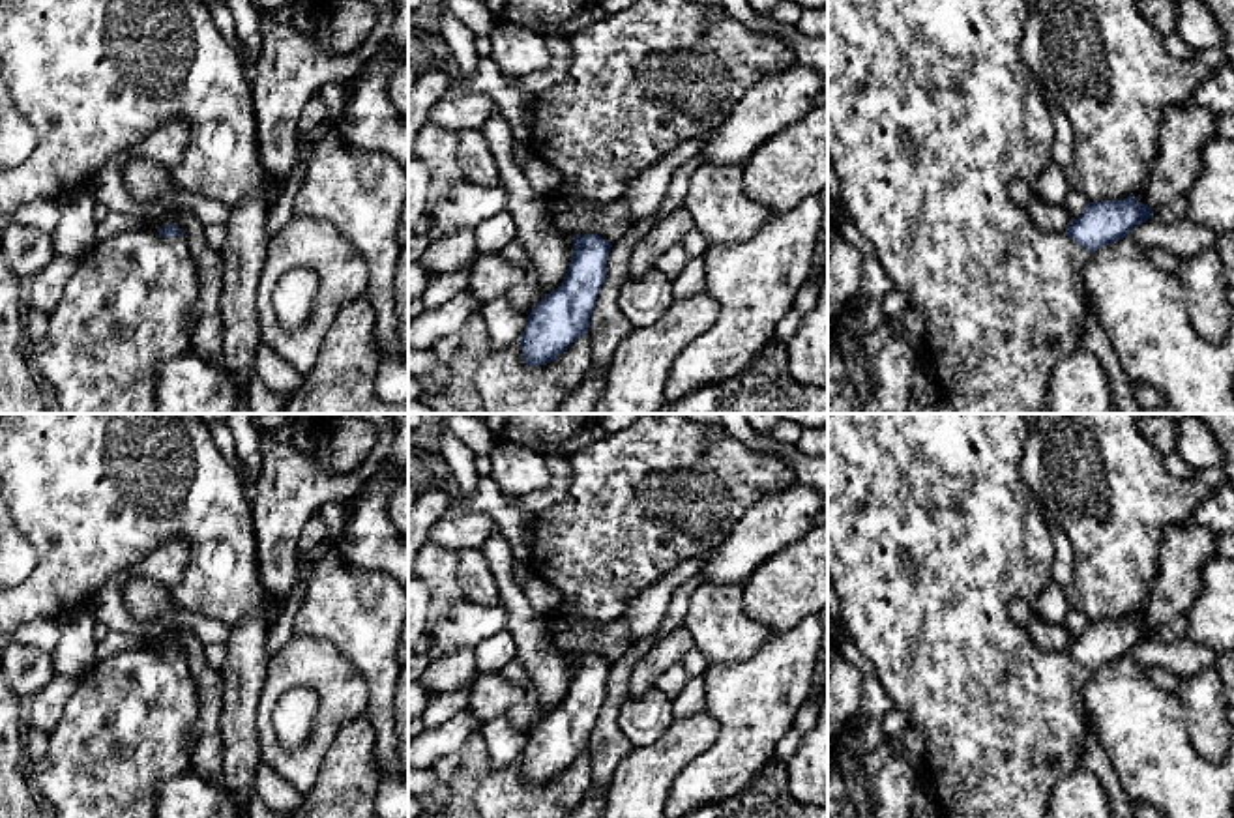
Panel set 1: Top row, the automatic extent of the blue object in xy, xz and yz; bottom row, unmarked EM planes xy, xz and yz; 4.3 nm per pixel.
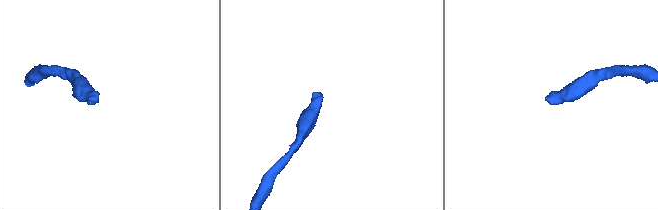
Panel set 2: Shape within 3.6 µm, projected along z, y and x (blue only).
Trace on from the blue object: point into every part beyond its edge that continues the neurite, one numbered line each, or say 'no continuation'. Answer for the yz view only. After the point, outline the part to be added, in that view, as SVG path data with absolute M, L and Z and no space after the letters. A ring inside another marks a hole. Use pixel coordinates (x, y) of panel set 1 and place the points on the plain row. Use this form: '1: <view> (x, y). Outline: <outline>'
1: yz (931, 532). Outline: M828 414L828 575L841 603L835 627L871 659L895 709L908 713L908 726L927 736L927 752L914 777L933 790L944 818L1047 818L1052 790L1079 767L1082 751L1088 721L1082 689L1090 672L1067 653L1041 650L1007 610L1013 599L1032 601L1052 582L1056 556L1041 505L1021 477L1026 440L1028 414Z

